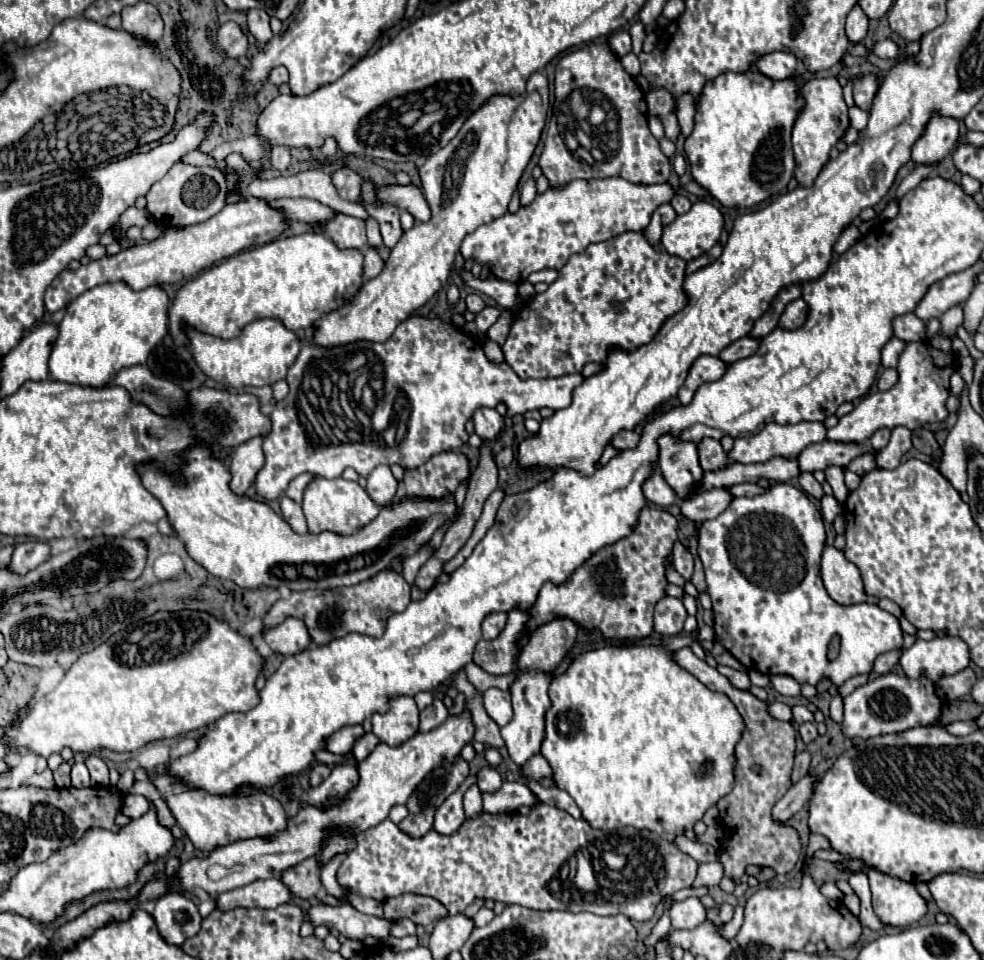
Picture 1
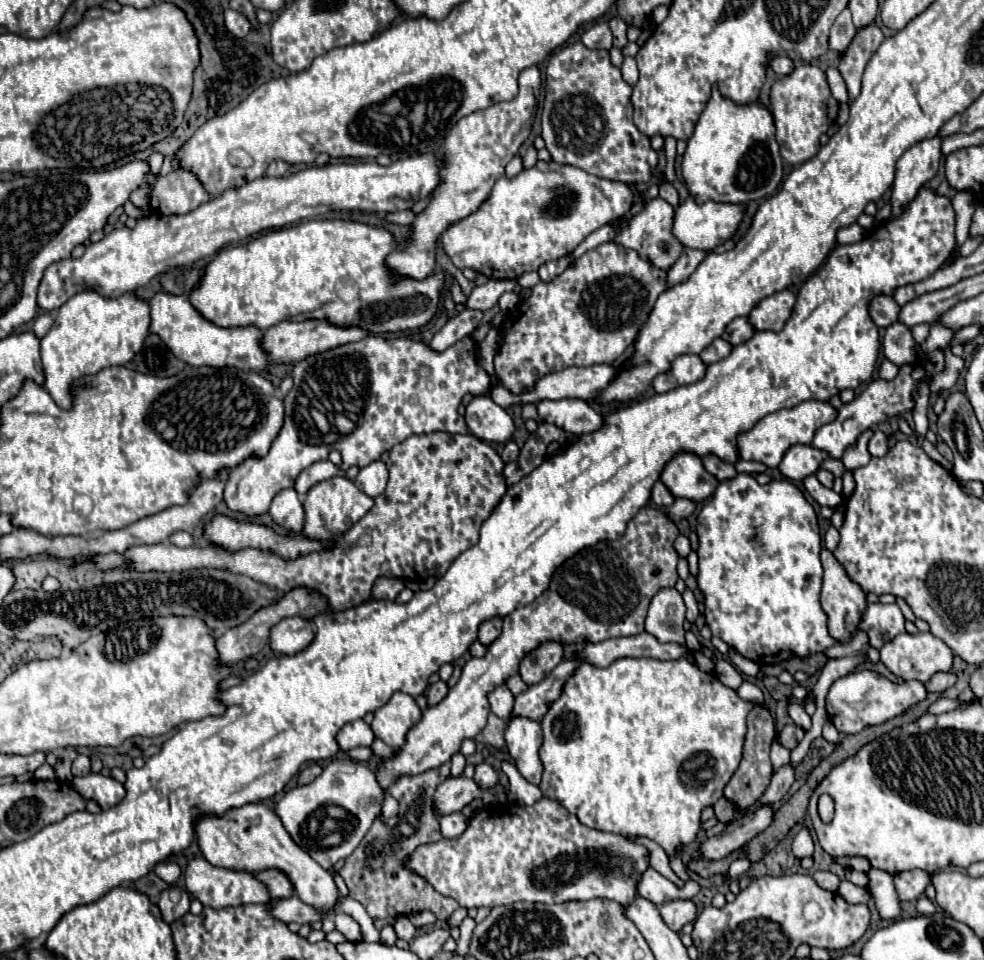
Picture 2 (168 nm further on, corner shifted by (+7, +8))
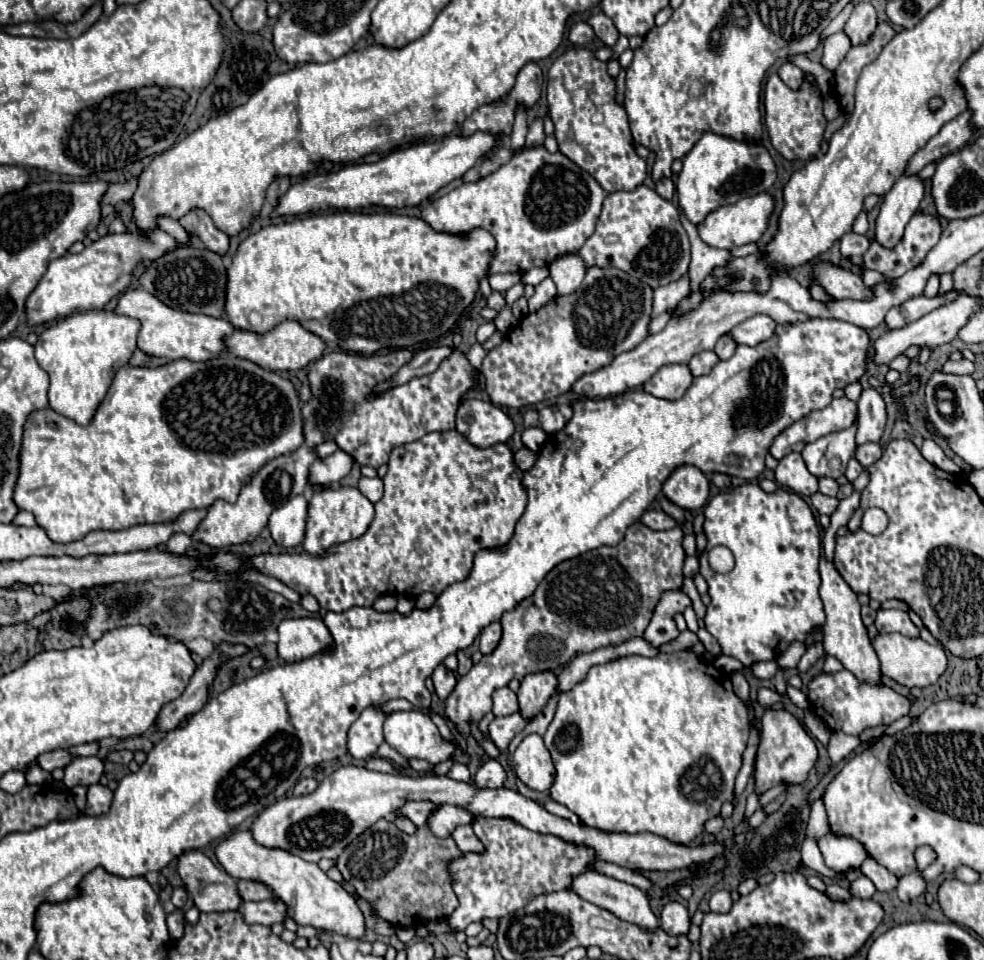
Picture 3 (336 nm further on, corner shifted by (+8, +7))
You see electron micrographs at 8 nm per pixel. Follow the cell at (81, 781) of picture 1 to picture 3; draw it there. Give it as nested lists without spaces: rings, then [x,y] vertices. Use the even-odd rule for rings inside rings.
[[[77,757],[65,767],[65,787],[73,789],[77,785],[99,783],[103,775],[103,761],[99,757]]]

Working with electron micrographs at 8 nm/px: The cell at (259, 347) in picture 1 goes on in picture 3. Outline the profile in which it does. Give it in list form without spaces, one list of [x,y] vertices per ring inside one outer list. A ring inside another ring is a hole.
[[[127,289],[119,303],[117,313],[129,315],[141,321],[141,331],[137,337],[137,347],[149,355],[155,357],[167,357],[167,359],[189,359],[189,361],[207,361],[219,357],[223,351],[227,351],[225,337],[235,331],[235,327],[219,317],[209,315],[195,315],[185,313],[167,307],[161,303],[155,295],[151,295],[145,289]]]

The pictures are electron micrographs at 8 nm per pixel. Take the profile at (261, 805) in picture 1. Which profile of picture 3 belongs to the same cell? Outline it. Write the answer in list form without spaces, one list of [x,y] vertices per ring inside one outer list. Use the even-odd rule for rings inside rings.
[[[249,829],[233,831],[227,839],[219,841],[215,847],[217,861],[221,867],[235,879],[253,879],[271,887],[273,895],[287,903],[297,925],[311,925],[315,929],[341,933],[353,939],[361,939],[365,933],[363,915],[355,903],[355,899],[335,881],[331,881],[325,871],[319,869],[317,863],[309,863],[291,855],[289,851],[277,847],[263,847],[255,843]]]

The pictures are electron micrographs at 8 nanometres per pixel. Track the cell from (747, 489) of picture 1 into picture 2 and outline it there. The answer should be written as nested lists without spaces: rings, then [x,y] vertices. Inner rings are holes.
[[[678,454],[668,462],[660,480],[676,498],[688,498],[696,504],[704,502],[718,482],[702,466],[702,460],[696,454]]]

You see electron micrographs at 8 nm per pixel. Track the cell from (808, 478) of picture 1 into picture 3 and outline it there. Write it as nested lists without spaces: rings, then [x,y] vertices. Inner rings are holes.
[[[817,491],[817,493],[811,495],[811,503],[813,503],[813,507],[815,507],[819,513],[831,515],[831,513],[835,511],[839,499],[837,499],[837,497],[827,497],[827,495],[823,495],[823,493]]]

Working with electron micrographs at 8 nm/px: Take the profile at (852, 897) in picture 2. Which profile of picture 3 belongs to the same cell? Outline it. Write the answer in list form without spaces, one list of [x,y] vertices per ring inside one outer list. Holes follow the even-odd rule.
[[[861,875],[851,883],[851,897],[855,899],[871,899],[873,893],[875,893],[875,885],[865,875]]]

